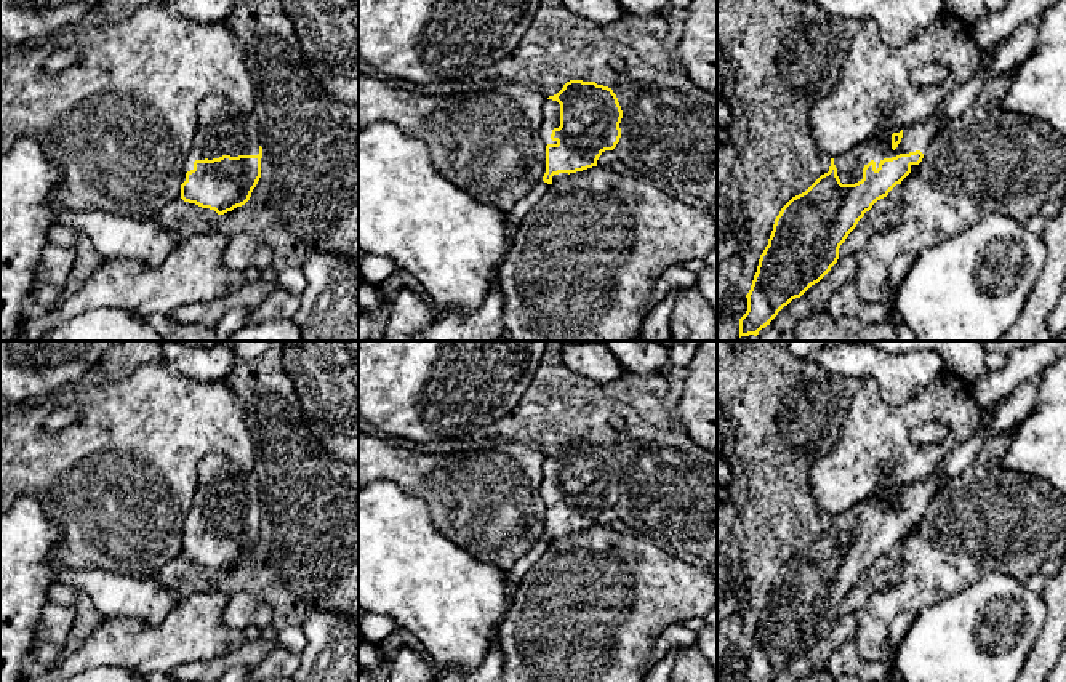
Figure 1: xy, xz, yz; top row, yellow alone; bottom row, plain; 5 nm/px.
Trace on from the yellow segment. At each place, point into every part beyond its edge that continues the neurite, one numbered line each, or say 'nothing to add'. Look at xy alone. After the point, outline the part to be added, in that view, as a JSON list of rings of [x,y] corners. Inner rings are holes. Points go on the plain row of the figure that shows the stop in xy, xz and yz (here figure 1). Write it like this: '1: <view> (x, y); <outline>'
1: xy (223, 487); [[[206,455],[198,463],[197,472],[198,487],[184,519],[182,541],[186,532],[194,528],[195,519],[259,512],[261,490],[253,469],[245,471],[224,455]]]

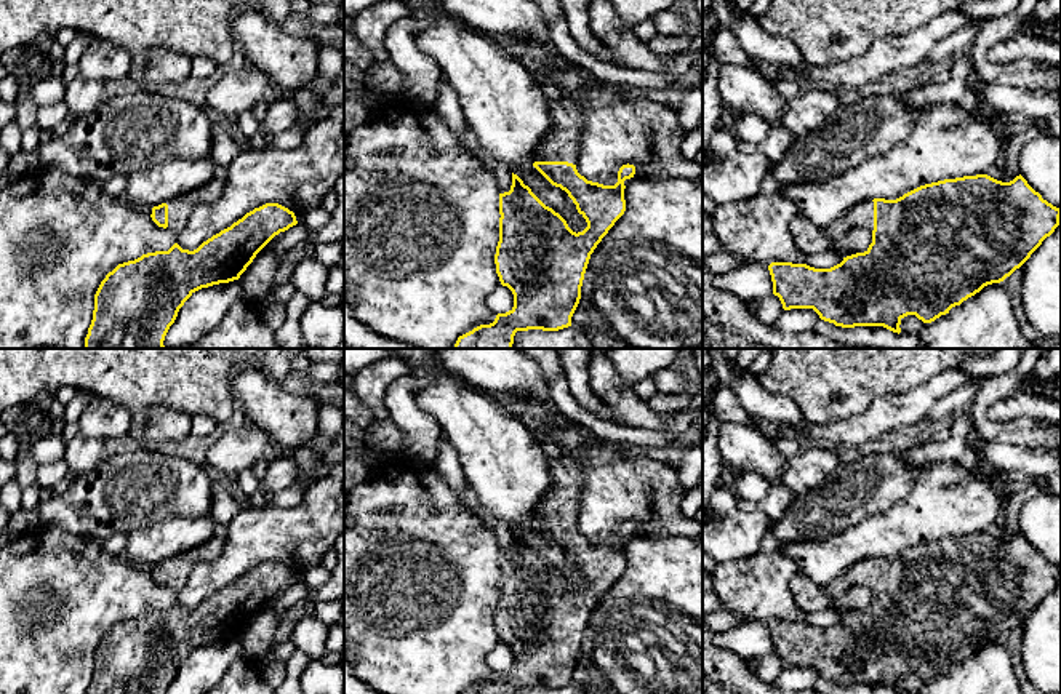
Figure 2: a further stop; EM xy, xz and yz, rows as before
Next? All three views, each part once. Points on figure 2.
1: xz (560, 502); [[[552,445],[543,446],[552,478],[552,489],[543,497],[535,520],[568,520],[576,523],[583,469],[579,459],[563,457]]]

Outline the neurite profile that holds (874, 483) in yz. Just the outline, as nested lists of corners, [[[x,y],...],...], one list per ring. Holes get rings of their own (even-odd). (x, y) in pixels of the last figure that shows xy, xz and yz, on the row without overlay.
[[[874,453],[842,462],[824,483],[792,494],[784,515],[771,524],[778,547],[835,536],[871,515],[907,497],[914,478],[925,467],[912,465],[898,453]]]

